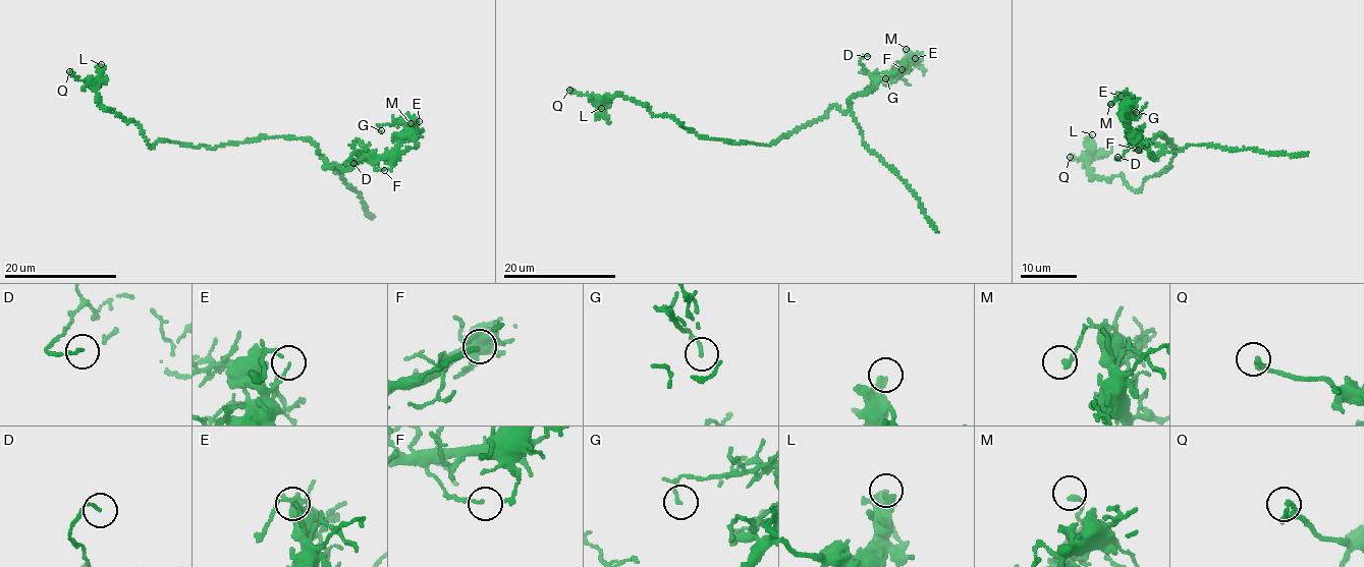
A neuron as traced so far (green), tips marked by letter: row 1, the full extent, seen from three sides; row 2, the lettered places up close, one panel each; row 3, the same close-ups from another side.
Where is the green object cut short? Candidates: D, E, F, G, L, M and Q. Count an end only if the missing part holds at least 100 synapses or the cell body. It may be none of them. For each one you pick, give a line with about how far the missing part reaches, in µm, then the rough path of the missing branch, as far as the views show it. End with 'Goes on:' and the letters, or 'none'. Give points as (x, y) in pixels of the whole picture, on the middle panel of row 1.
Goes on: none

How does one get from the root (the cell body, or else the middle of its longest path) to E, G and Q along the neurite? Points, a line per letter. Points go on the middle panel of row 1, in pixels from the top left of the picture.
E: (777, 142), (817, 122), (833, 105), (846, 111), (852, 97), (864, 95), (915, 58)
G: (777, 142), (817, 122), (833, 105), (846, 111), (852, 97), (864, 95), (904, 63), (885, 78)
Q: (777, 142), (756, 145), (700, 137), (671, 116), (654, 115), (646, 106), (618, 94), (600, 98), (569, 90)

